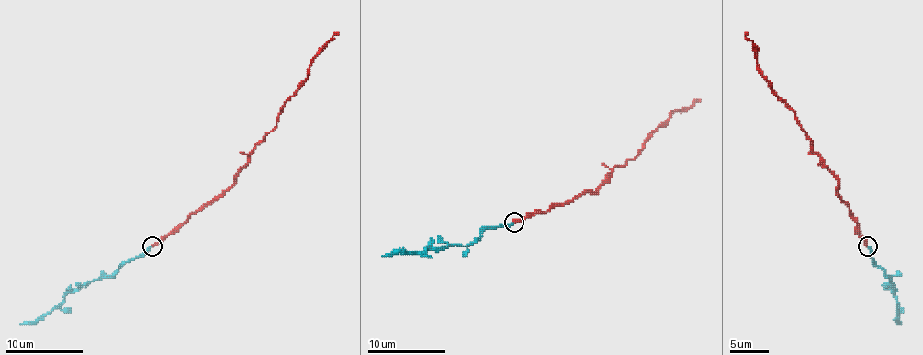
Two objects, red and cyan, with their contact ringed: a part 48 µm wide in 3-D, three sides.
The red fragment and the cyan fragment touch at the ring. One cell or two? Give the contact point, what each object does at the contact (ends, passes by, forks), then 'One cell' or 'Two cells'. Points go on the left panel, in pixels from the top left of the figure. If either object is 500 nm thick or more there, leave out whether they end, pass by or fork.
Place: (151, 246). At the ring red ends. At the ring cyan ends. One cell

